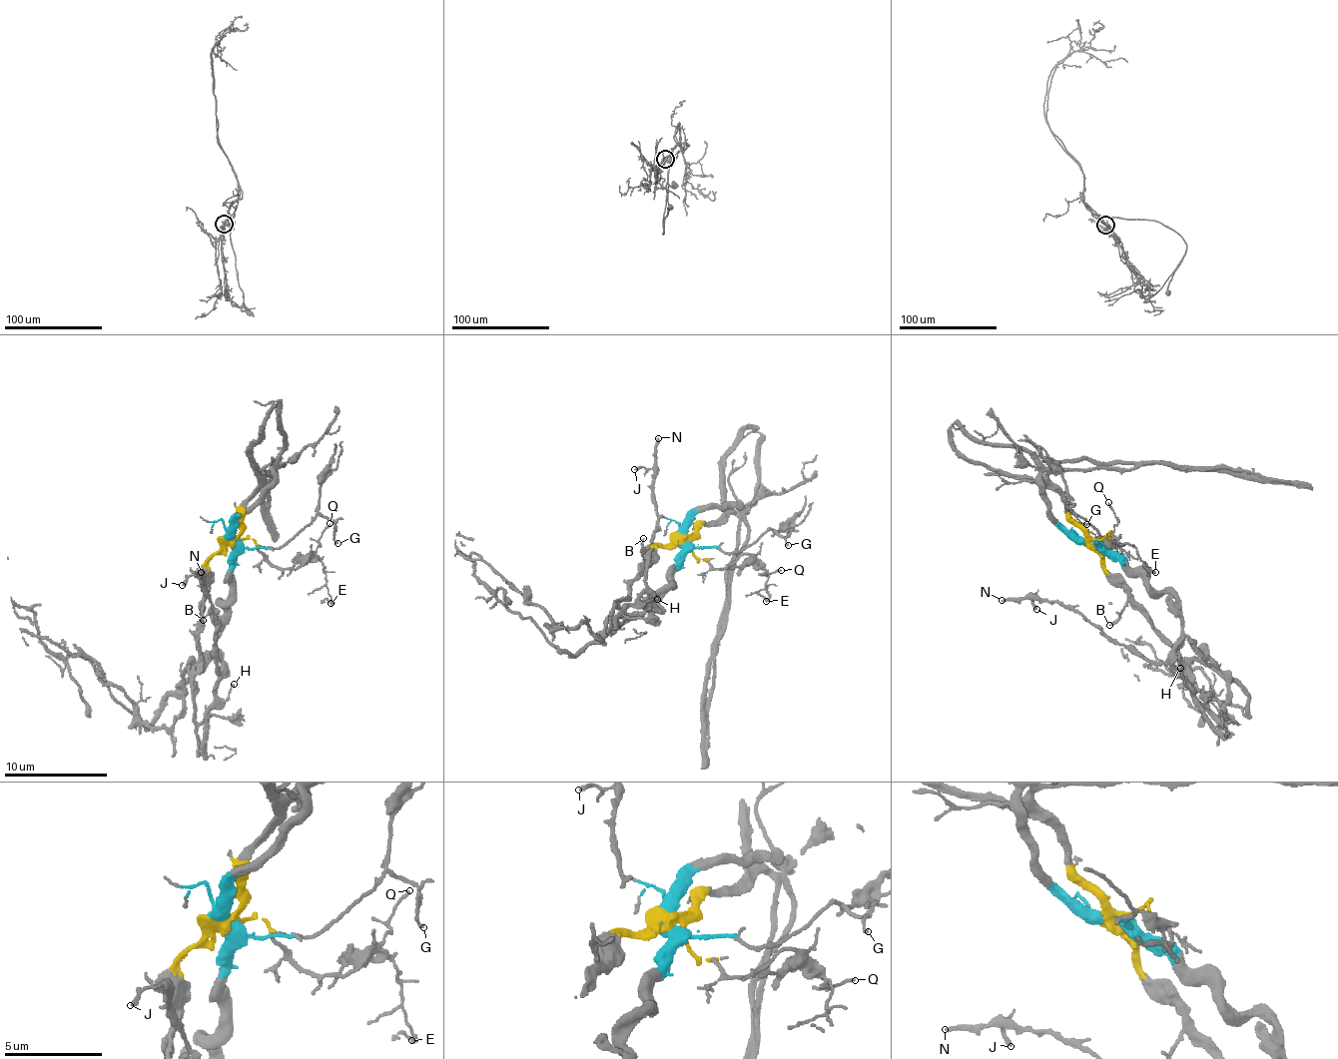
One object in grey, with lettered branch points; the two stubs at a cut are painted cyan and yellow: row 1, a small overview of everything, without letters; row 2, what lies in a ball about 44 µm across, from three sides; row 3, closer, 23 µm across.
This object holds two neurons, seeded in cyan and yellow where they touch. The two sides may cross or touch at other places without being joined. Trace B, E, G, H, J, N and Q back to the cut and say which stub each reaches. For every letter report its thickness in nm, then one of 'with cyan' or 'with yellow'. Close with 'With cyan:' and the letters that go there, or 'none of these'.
B: 180 nm | with yellow
E: 130 nm | with yellow
G: 140 nm | with cyan
H: 130 nm | with cyan
J: 200 nm | with cyan
N: 200 nm | with cyan
Q: 120 nm | with yellow
With cyan: G, H, J, N

